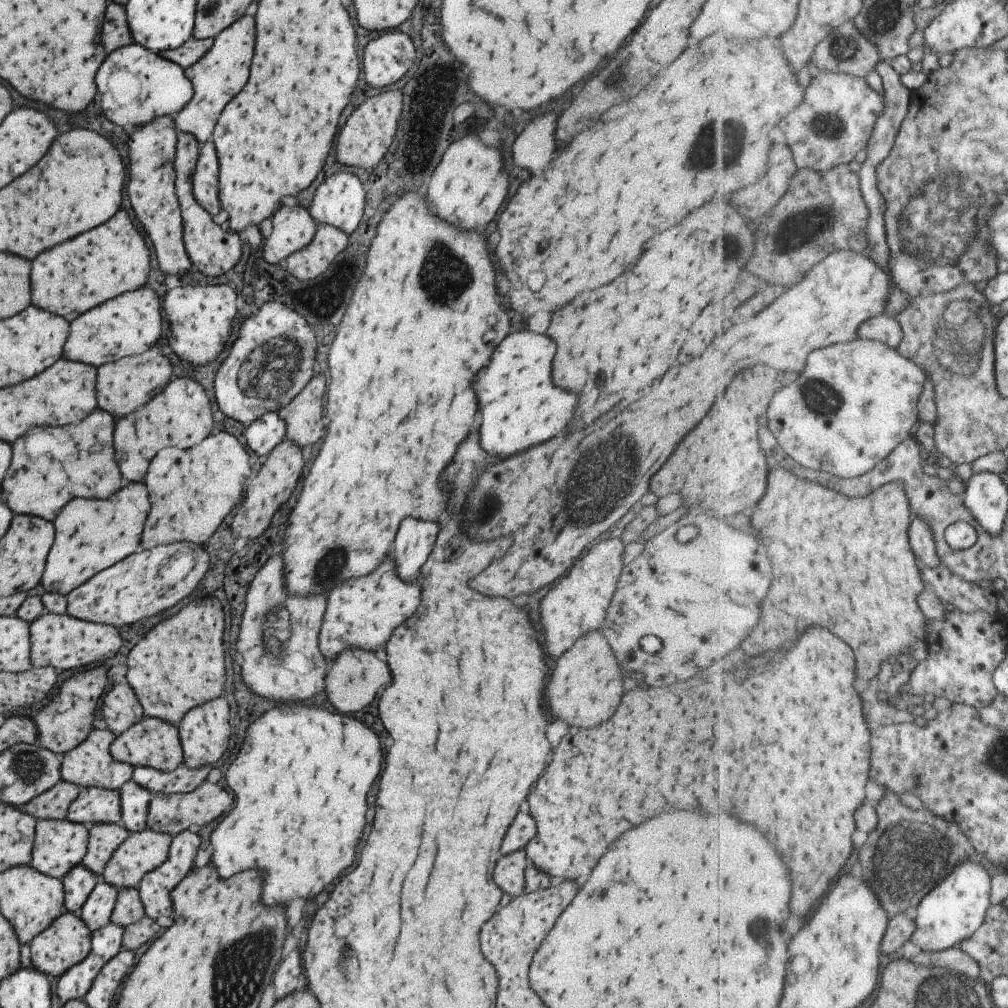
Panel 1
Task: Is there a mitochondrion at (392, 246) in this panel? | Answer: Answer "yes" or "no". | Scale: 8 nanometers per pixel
no

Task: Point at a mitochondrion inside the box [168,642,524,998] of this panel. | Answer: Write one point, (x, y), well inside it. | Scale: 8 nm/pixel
(341, 957)

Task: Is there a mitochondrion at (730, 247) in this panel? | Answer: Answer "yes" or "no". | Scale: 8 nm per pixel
yes

